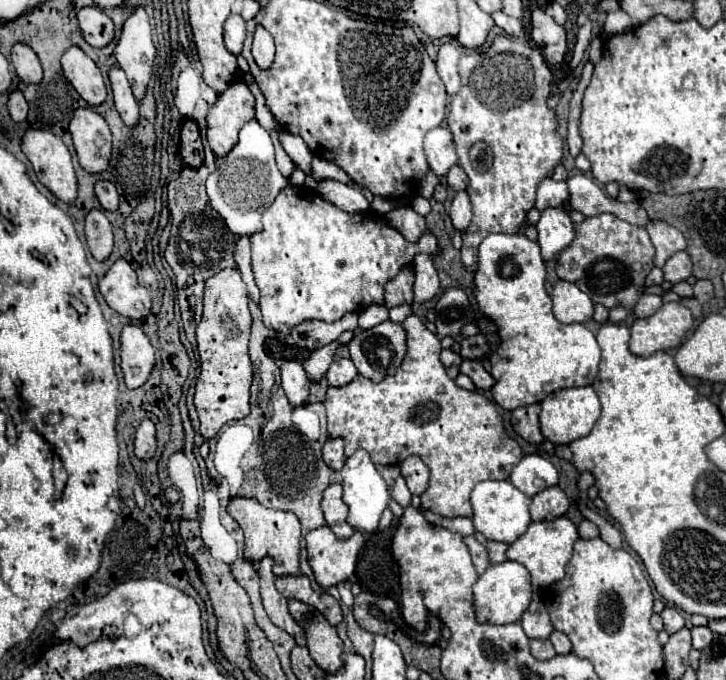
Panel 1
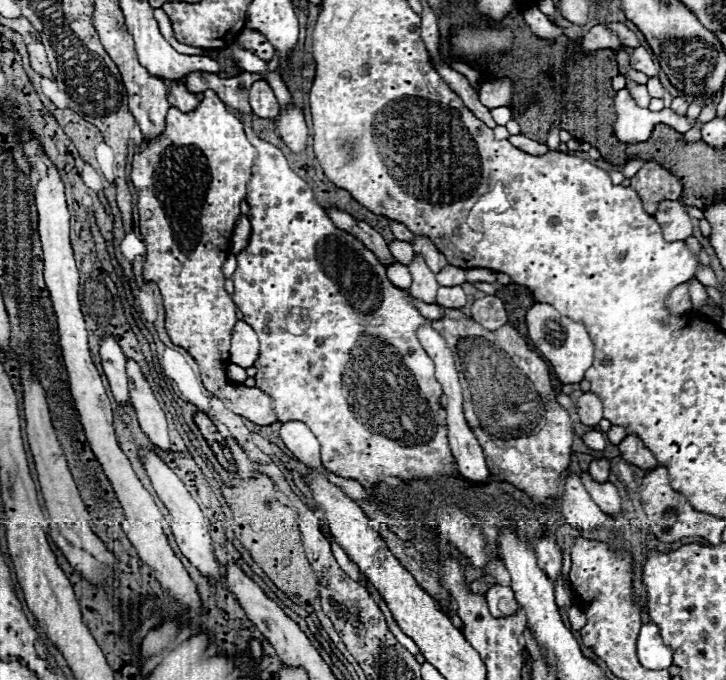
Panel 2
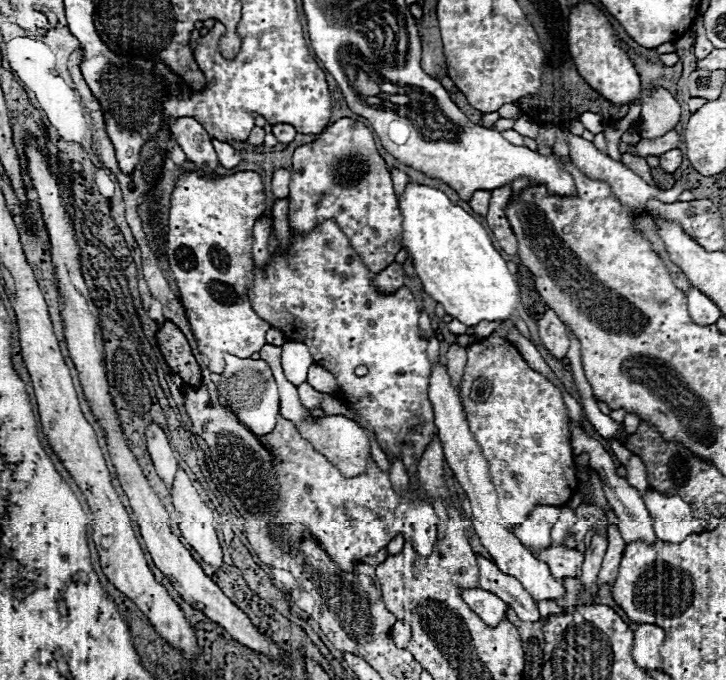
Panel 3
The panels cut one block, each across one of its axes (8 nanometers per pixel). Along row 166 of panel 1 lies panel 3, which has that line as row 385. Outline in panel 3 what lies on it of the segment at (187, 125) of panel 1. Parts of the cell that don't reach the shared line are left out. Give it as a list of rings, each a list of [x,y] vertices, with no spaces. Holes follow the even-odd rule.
[[[166,320],[162,328],[156,334],[160,352],[166,360],[166,364],[172,368],[172,372],[180,374],[184,384],[188,386],[198,386],[200,384],[200,366],[196,358],[192,356],[192,350],[184,338],[184,334],[170,322]]]

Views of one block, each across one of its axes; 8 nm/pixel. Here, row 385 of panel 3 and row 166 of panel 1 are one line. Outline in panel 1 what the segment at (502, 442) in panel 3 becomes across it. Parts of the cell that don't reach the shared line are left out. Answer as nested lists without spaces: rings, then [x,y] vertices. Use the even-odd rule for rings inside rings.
[[[496,36],[492,40],[492,46],[486,52],[470,52],[460,58],[460,78],[462,88],[458,94],[452,96],[450,112],[448,112],[448,126],[454,136],[454,146],[458,154],[458,164],[468,174],[468,188],[472,200],[472,222],[464,232],[464,246],[462,246],[462,264],[466,270],[476,270],[476,258],[478,258],[478,246],[480,242],[492,234],[492,232],[506,232],[516,234],[524,230],[526,212],[534,206],[534,194],[536,186],[542,178],[550,176],[552,168],[560,164],[562,160],[562,138],[556,134],[556,116],[546,106],[546,98],[552,84],[552,72],[546,64],[542,52],[534,46],[528,46],[528,42],[522,42],[518,38],[510,36]],[[476,142],[490,144],[494,152],[494,164],[486,172],[472,170],[468,150]]]

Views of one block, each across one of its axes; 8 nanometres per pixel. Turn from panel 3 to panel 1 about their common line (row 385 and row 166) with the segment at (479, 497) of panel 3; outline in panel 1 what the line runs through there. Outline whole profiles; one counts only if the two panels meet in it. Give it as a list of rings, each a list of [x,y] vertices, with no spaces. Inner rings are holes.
[[[438,126],[438,128],[434,128],[426,134],[424,152],[426,152],[426,158],[428,158],[430,170],[436,176],[446,176],[448,170],[458,162],[456,152],[454,152],[452,134],[444,126]]]

